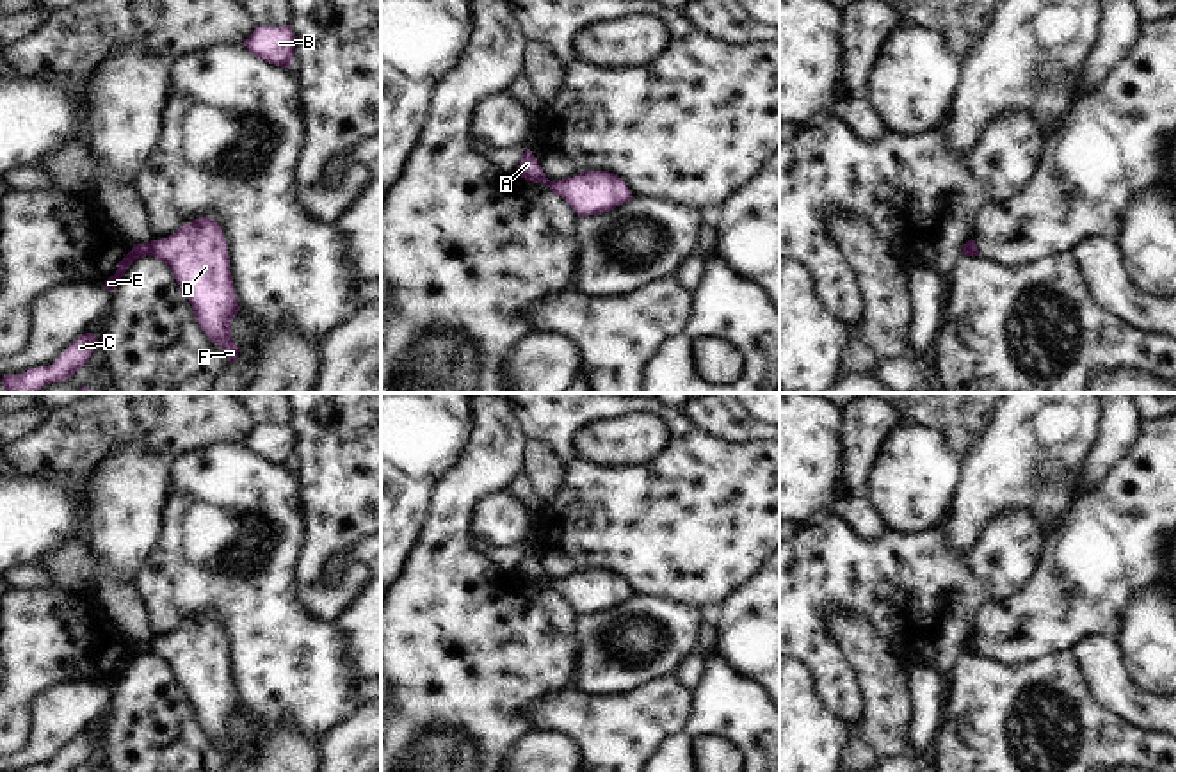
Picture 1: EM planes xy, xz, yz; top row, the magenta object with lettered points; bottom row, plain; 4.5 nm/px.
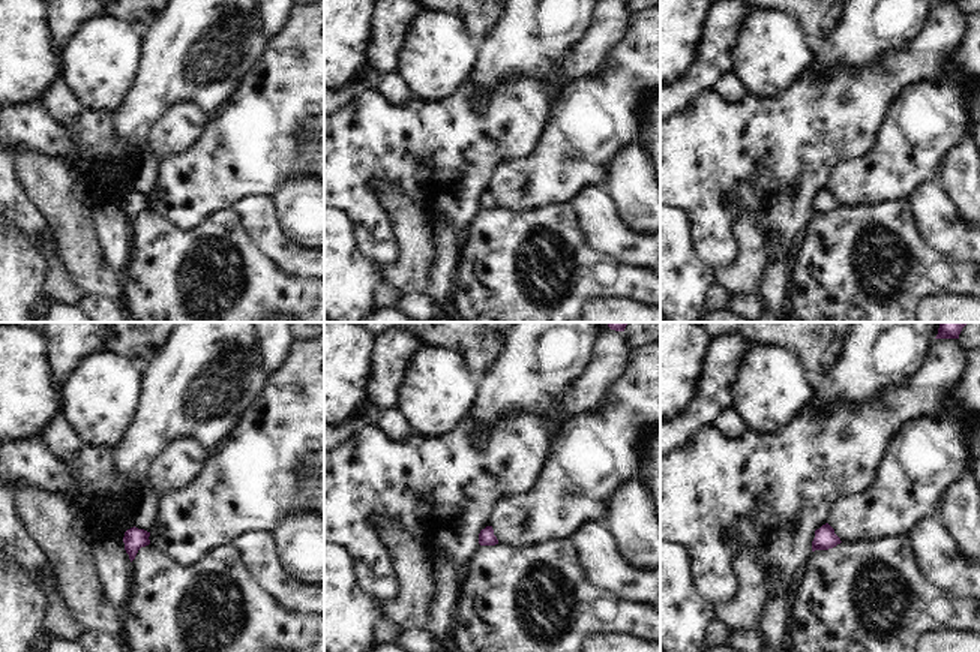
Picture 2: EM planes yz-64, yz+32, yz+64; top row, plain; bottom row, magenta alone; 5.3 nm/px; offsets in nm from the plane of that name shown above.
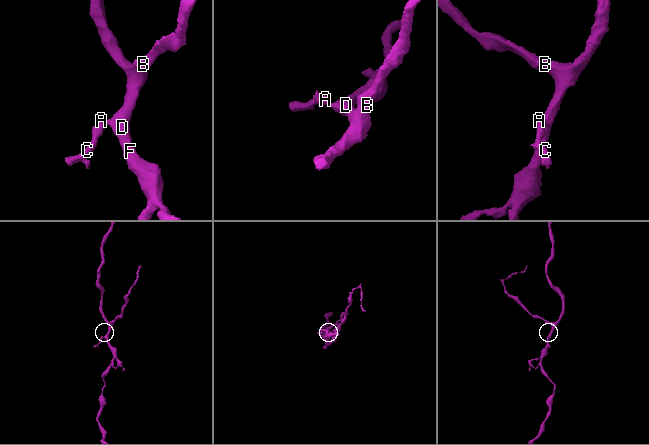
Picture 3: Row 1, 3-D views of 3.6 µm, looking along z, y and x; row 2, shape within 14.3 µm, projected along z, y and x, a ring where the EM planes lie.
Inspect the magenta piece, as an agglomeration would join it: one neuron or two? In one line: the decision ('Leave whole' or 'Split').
Split

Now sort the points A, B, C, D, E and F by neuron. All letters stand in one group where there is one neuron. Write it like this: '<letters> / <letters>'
A C E / B D F

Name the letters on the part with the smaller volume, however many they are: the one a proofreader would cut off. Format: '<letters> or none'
A, C, E

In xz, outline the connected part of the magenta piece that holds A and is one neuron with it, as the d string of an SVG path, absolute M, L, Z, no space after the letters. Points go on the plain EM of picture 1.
M525 548L523 557L521 557L520 564L518 564L516 573L520 573L521 576L525 576L527 580L532 580L532 582L550 583L550 578L543 571L537 557L532 553L530 548Z

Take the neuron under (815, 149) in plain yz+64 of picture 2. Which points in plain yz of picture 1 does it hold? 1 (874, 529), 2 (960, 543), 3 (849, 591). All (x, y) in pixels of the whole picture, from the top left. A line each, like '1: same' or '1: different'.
1: different
2: different
3: same

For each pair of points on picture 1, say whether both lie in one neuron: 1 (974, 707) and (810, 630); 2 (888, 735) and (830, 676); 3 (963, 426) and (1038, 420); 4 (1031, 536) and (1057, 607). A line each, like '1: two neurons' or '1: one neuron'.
1: two neurons
2: two neurons
3: two neurons
4: two neurons

